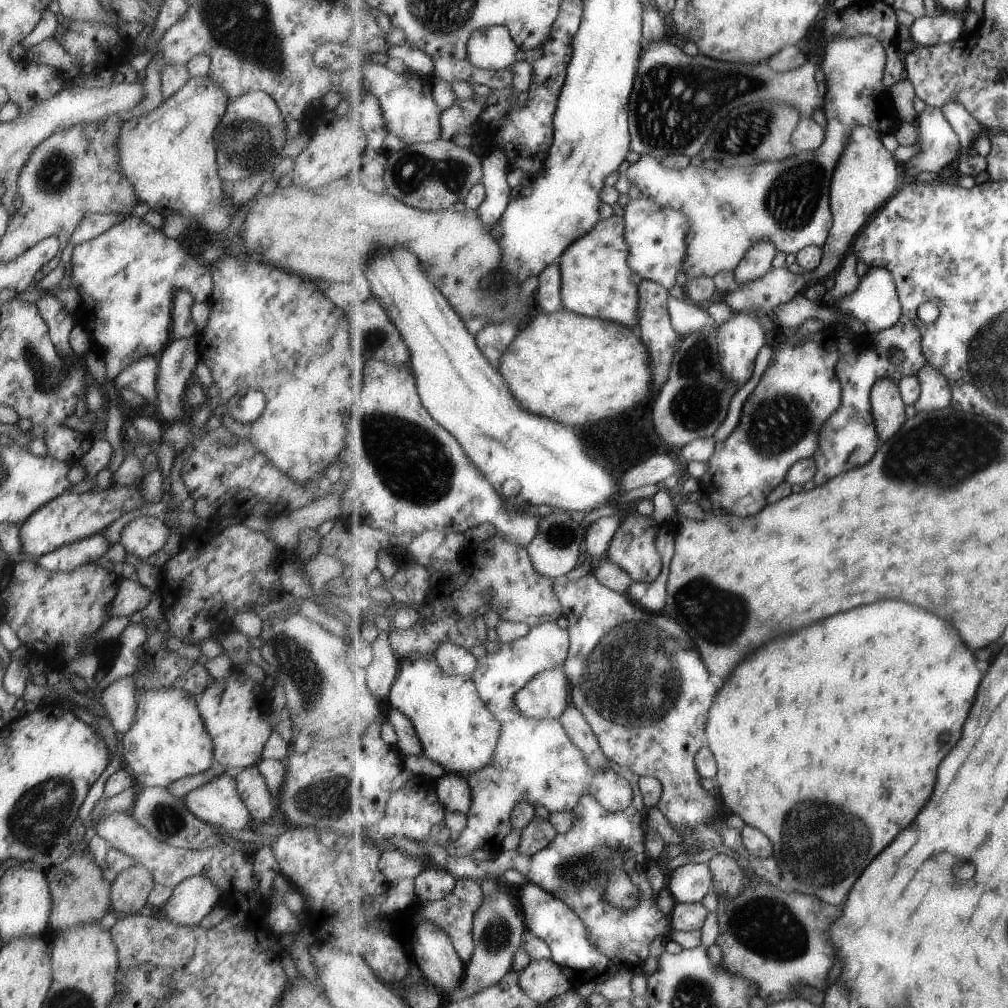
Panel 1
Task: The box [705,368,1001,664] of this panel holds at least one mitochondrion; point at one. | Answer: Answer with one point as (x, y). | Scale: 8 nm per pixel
(900, 458)

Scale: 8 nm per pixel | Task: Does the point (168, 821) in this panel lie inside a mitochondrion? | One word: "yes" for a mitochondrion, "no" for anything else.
yes

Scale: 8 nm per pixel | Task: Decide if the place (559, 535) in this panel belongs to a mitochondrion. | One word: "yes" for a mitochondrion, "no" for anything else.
yes

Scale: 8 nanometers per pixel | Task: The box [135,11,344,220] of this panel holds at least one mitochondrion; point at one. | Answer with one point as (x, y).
(247, 144)

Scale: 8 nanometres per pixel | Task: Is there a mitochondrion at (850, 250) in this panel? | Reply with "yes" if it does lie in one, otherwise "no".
no

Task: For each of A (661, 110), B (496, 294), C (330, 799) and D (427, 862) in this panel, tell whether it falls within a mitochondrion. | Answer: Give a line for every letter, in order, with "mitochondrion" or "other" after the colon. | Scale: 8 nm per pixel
A: mitochondrion
B: mitochondrion
C: mitochondrion
D: other

